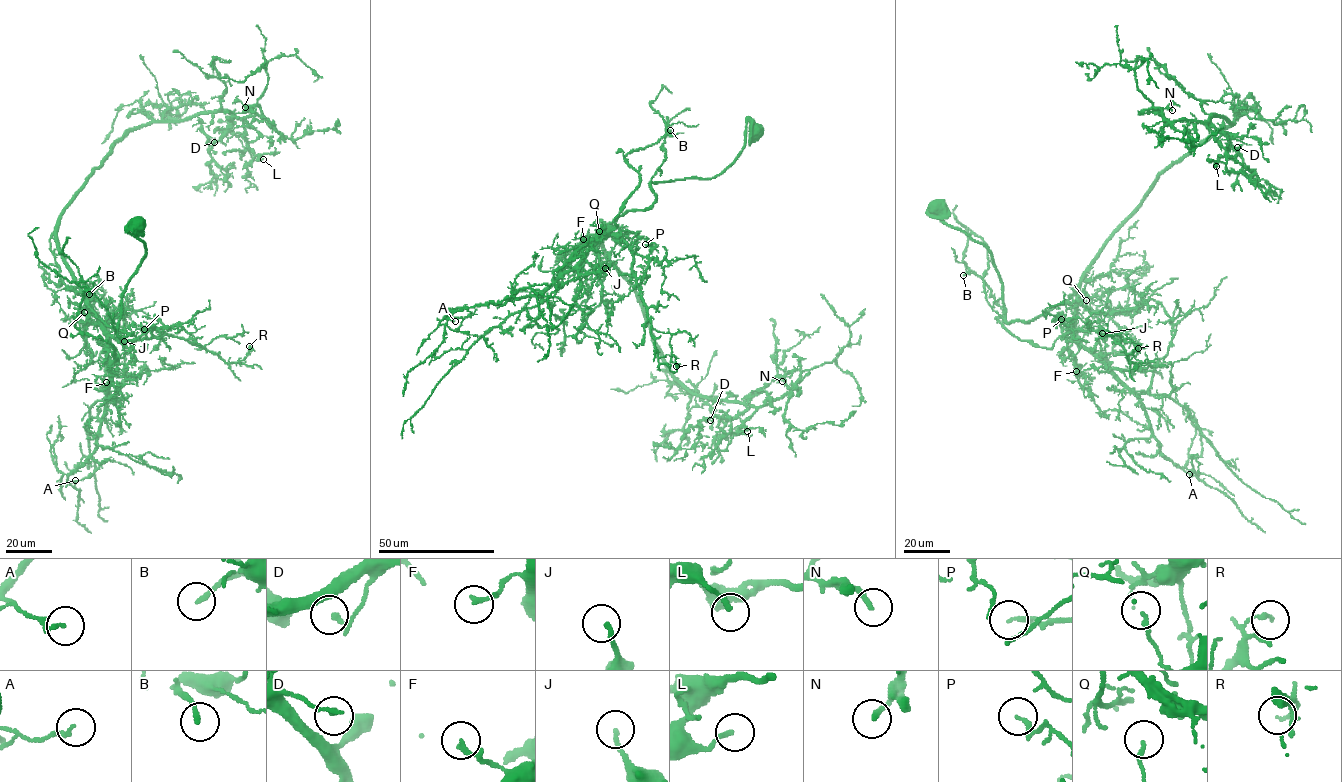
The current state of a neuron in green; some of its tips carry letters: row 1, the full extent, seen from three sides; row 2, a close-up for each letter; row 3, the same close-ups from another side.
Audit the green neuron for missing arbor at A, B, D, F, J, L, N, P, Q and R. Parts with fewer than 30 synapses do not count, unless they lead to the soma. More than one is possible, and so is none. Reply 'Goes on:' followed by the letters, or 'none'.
Goes on: none

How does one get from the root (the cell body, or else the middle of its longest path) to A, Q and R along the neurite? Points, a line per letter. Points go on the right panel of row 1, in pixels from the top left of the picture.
A: (935, 210), (989, 252), (1006, 323), (1038, 318), (1076, 291), (1077, 340), (1137, 396), (1161, 453), (1189, 474)
Q: (935, 210), (929, 211), (989, 252), (1001, 283), (1006, 323), (1038, 318), (1076, 291), (1084, 305), (1086, 300)
R: (935, 210), (989, 252), (1006, 323), (1038, 318), (1076, 291), (1067, 330), (1107, 330), (1129, 363), (1138, 348)

